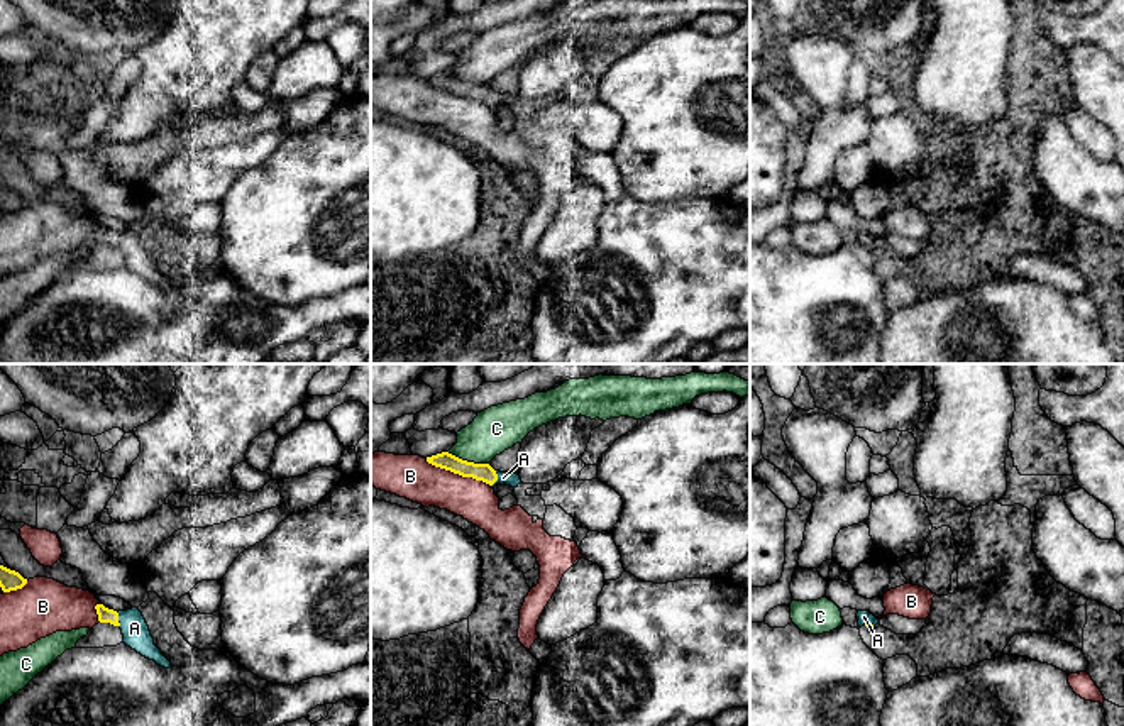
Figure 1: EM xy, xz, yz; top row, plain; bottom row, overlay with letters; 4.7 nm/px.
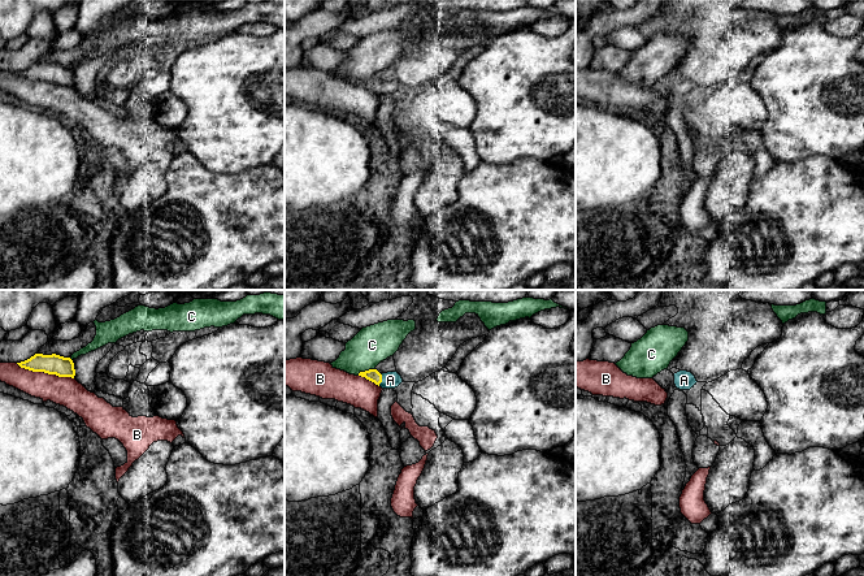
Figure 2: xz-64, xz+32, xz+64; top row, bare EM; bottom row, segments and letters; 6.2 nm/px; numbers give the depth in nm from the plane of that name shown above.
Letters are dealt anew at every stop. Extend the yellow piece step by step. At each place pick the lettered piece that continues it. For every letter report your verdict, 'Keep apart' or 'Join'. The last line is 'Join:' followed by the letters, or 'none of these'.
A: Join
B: Keep apart
C: Keep apart
Join: A

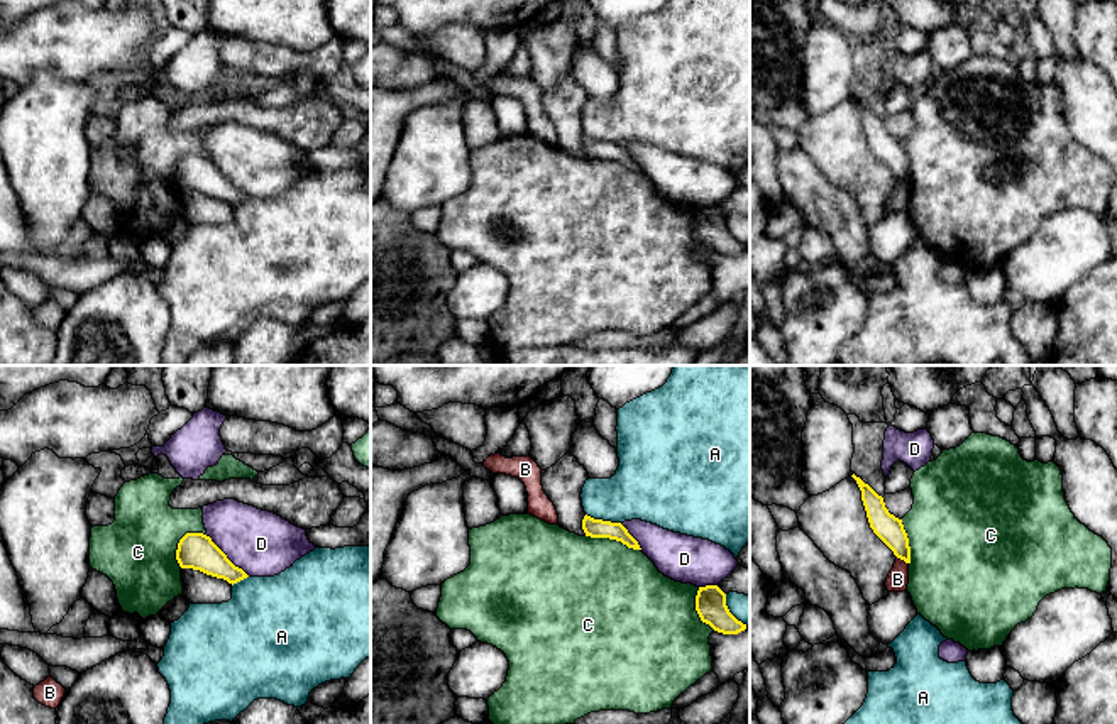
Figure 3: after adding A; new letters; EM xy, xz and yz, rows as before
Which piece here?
A: Keep apart
B: Keep apart
C: Keep apart
D: Keep apart
Join: none of these

